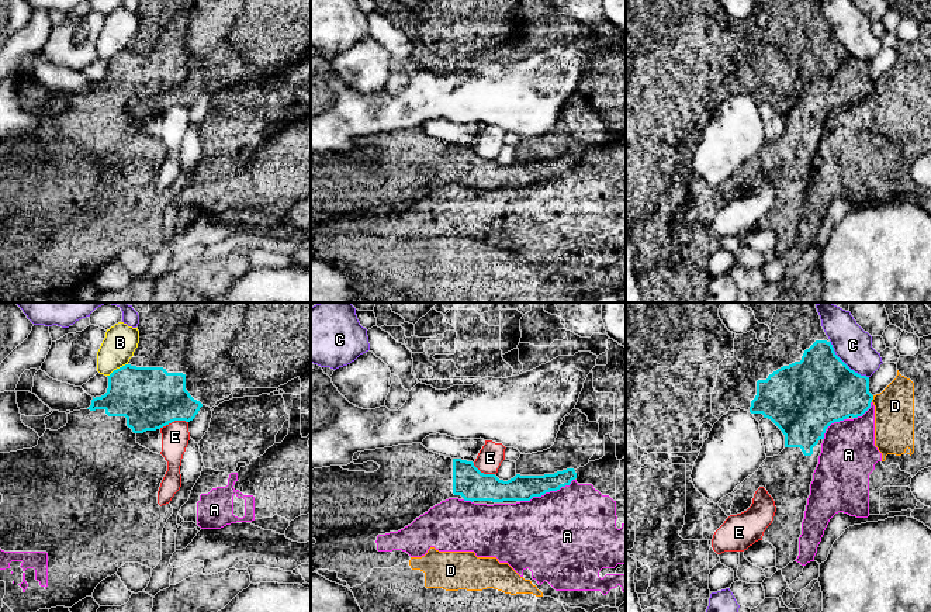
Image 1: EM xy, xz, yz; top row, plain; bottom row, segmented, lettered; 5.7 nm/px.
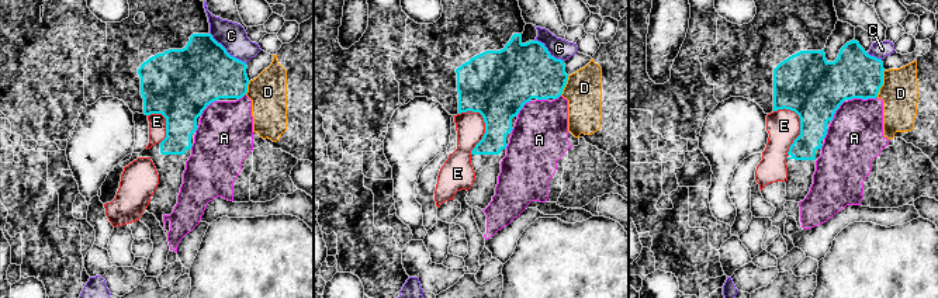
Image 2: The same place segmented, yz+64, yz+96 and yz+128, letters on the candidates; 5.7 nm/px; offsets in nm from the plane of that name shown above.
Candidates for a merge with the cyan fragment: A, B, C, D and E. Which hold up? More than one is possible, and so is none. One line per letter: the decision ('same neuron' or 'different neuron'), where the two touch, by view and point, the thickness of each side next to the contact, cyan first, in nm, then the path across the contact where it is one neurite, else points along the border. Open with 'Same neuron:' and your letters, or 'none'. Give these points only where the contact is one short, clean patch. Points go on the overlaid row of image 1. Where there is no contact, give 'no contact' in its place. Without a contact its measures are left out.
Same neuron: none
A: different neuron; meets cyan in xz at (547, 491); 140 nm thick on the cyan side, 480 nm on the other
B: different neuron; meets cyan in xy at (117, 369); 360 nm thick on the cyan side, 190 nm on the other
C: different neuron; meets cyan in yz at (844, 363); 400 nm thick on the cyan side, 220 nm on the other
D: different neuron; meets cyan in yz at (872, 398); 360 nm thick on the cyan side, 220 nm on the other
E: different neuron; meets cyan in xy at (173, 421); 360 nm thick on the cyan side, 160 nm on the other; border along xy (187, 421), (172, 421), (159, 428)

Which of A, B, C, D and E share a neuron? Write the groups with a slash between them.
A D / B / C / E

